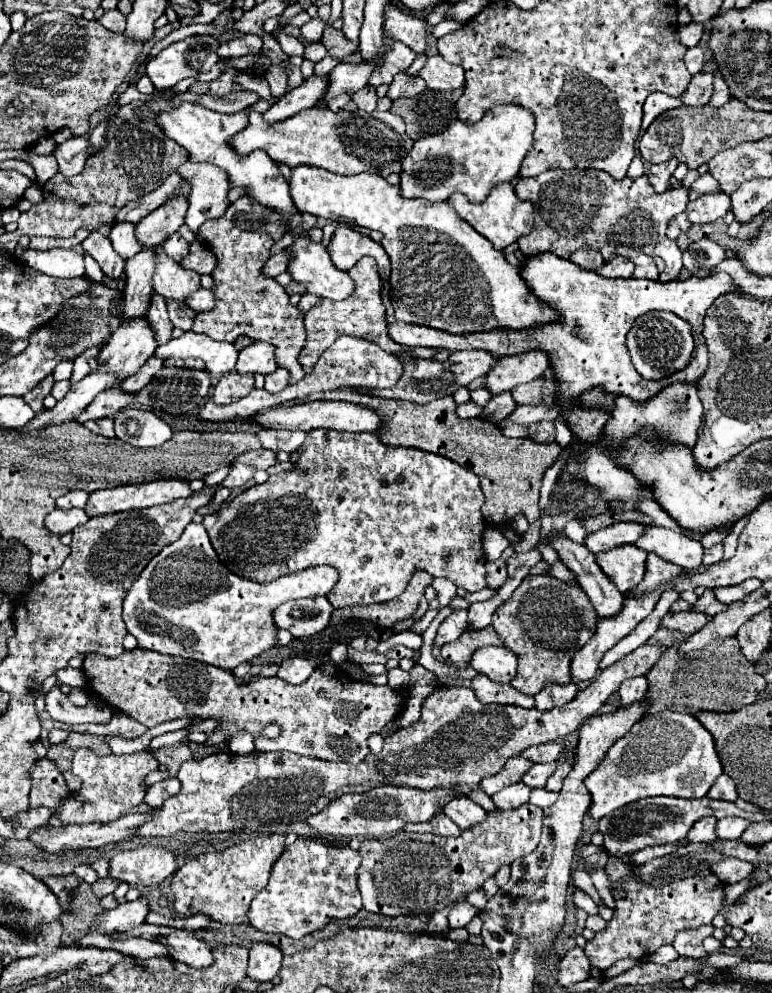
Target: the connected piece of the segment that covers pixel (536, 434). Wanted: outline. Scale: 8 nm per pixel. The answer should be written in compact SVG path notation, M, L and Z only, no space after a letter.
M540 421L540 423L532 423L530 427L530 439L536 443L554 443L554 421Z

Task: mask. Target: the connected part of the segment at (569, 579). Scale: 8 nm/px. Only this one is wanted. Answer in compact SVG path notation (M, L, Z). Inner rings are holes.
M556 561L556 563L550 563L548 565L548 575L556 577L558 581L564 581L564 583L570 583L570 585L578 585L578 579L576 575L562 563L562 561Z

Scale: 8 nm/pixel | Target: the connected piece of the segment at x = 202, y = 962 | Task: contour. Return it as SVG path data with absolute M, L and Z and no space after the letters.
M174 929L172 935L162 937L158 941L168 947L172 959L176 959L180 963L186 963L194 969L210 967L210 963L214 963L210 945L196 939L194 933L188 931L188 929Z

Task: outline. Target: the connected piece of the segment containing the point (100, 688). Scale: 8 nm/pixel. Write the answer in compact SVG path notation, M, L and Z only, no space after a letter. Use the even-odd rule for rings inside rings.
M132 649L124 651L116 659L108 659L104 655L86 655L82 671L90 679L92 689L108 701L112 707L118 707L138 723L146 727L156 727L158 723L180 719L180 717L192 717L196 721L202 719L212 719L220 717L222 727L228 729L228 735L232 737L236 731L248 731L256 737L254 747L256 751L290 751L296 755L308 755L316 759L326 759L326 761L344 761L358 765L362 763L368 753L368 737L374 733L382 733L382 729L394 721L406 707L410 693L408 691L396 691L388 685L366 685L360 681L354 681L344 669L338 669L334 665L320 667L312 673L312 677L302 683L302 685L288 685L278 677L262 677L248 683L238 681L230 671L222 671L220 667L210 667L206 663L198 663L192 659L182 659L182 657L170 657L162 655L156 651L148 649ZM276 723L280 727L278 739L262 739L260 731Z

